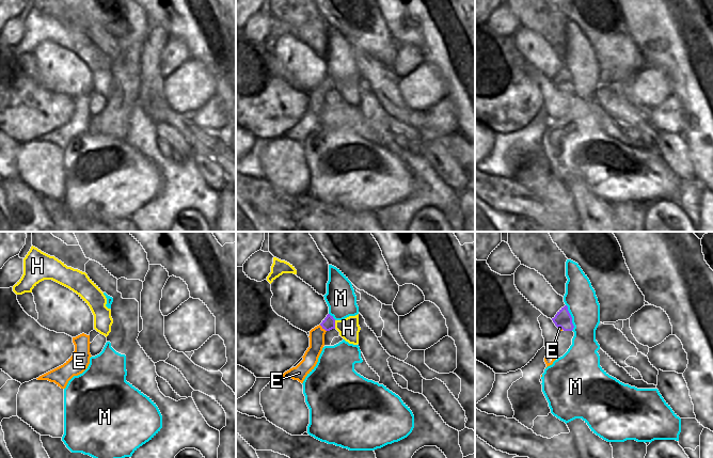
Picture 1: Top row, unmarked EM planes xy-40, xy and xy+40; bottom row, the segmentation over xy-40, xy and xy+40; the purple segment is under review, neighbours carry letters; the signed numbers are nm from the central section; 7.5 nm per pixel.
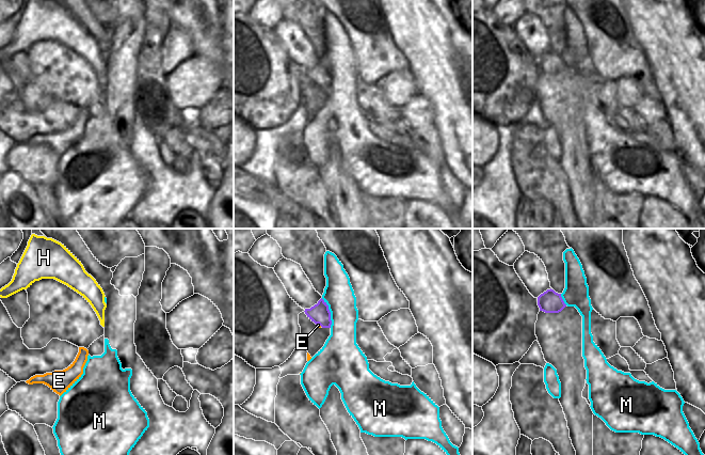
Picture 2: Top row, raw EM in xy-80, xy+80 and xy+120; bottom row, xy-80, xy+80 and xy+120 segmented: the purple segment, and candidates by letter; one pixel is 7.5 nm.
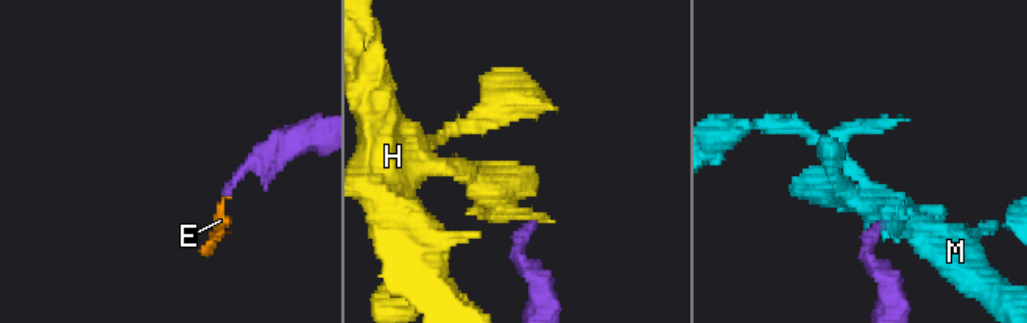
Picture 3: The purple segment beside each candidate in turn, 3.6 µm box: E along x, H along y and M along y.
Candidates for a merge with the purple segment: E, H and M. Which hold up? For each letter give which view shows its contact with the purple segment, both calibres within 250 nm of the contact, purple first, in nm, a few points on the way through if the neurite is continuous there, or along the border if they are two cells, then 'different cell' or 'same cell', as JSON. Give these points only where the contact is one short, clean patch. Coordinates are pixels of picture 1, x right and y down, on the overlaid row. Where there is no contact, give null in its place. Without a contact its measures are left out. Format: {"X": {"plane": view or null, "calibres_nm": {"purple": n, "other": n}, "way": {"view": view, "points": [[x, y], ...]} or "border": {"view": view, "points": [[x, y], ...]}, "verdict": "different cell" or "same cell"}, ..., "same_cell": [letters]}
{"E": {"plane": "xy", "calibres_nm": {"purple": 90, "other": 110}, "border": {"view": "xy", "points": [[319, 325], [326, 331]]}, "verdict": "different cell"}, "H": {"plane": "xy", "calibres_nm": {"purple": 90, "other": 160}, "border": {"view": "xy", "points": [[334, 320], [335, 328]]}, "verdict": "different cell"}, "M": {"plane": "xy+40", "calibres_nm": {"purple": 120, "other": 240}, "border": {"view": "xy+40", "points": [[566, 304], [571, 317], [572, 330]]}, "verdict": "different cell"}, "same_cell": []}

